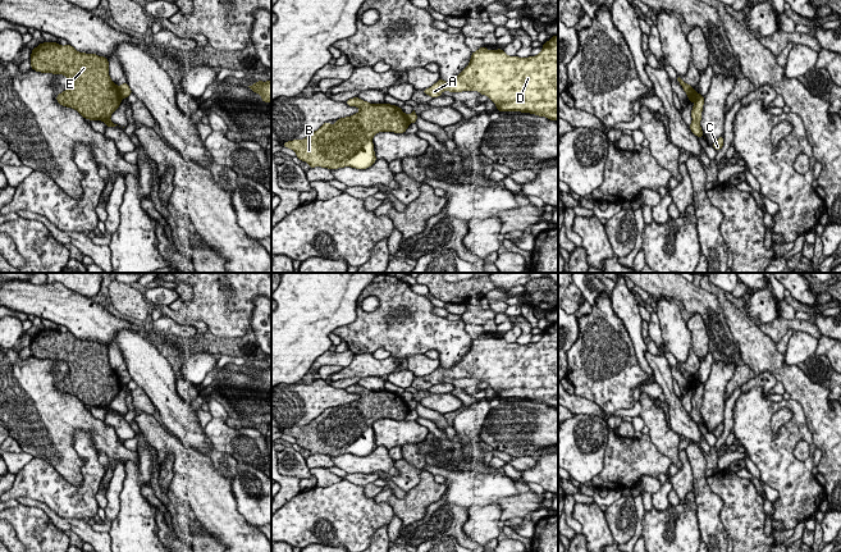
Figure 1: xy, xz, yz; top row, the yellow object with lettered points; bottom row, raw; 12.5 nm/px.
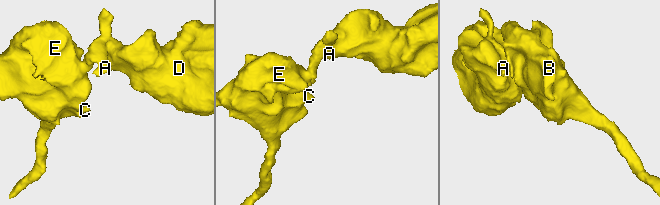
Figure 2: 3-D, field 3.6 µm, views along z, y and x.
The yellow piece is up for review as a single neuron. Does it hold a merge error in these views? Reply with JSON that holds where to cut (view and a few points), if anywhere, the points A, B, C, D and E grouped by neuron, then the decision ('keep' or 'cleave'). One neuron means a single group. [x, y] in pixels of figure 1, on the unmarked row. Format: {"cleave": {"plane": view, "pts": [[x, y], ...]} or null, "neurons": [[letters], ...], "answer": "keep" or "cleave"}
{"cleave": {"plane": "xy", "pts": [[118, 374], [122, 383]]}, "neurons": [["A", "D"], ["B", "C", "E"]], "answer": "cleave"}

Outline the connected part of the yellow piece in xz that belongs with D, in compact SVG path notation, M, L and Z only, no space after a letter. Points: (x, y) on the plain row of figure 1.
M558 321L547 328L536 343L529 345L508 343L502 336L480 334L471 341L469 352L456 365L449 369L439 365L422 378L431 384L442 383L443 378L477 378L488 383L498 398L530 400L558 407Z

